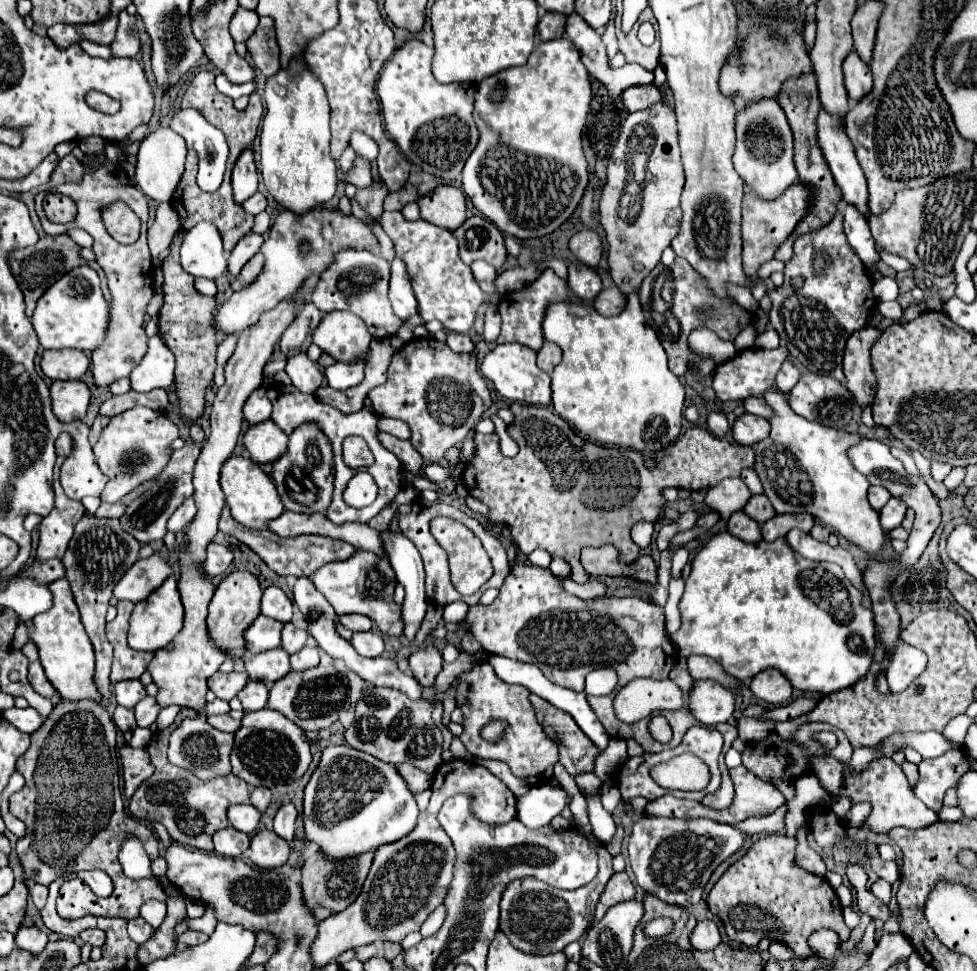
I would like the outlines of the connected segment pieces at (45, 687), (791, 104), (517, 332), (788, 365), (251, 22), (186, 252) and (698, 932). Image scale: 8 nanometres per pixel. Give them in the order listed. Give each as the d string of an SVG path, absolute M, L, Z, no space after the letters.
M32 662L30 668L28 668L28 680L32 684L32 688L42 694L44 698L52 698L56 692L54 692L54 686L46 680L46 674L44 674L44 668L40 662Z
M806 72L806 74L800 74L800 76L792 76L788 78L780 92L776 94L776 102L784 108L786 112L786 118L790 122L790 128L794 132L794 162L796 162L796 170L798 170L798 176L802 178L802 182L814 186L814 192L816 192L816 198L814 198L814 206L810 208L808 216L798 224L798 228L792 232L792 236L786 240L786 244L782 244L782 248L776 252L776 260L782 260L782 262L788 262L792 256L794 256L794 240L802 234L808 234L808 232L816 232L820 230L822 226L826 226L832 216L836 214L838 210L838 202L842 200L842 192L840 188L834 184L834 178L832 178L832 172L816 144L816 132L814 132L814 120L816 120L816 114L820 110L820 98L818 98L818 88L816 88L816 74L814 72Z
M546 270L534 284L518 290L518 292L510 292L504 294L500 304L498 304L498 312L502 316L502 332L498 336L498 344L502 342L520 342L532 350L540 350L542 348L542 314L546 310L546 304L554 302L554 300L568 300L568 284L566 280L558 278L554 274L554 270Z
M784 360L778 376L776 376L776 384L778 388L782 388L782 392L790 392L796 382L800 380L800 370L790 362L790 360Z
M238 8L232 22L230 22L230 34L236 42L246 42L258 26L258 14L254 10Z
M200 222L182 234L180 264L192 276L206 276L214 280L218 276L228 276L226 260L228 256L214 224Z
M714 920L698 922L690 940L696 950L714 950L720 944L720 932L718 932L716 922Z

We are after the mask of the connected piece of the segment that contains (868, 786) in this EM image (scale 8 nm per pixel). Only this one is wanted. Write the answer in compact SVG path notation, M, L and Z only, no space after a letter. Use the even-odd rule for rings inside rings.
M892 758L876 760L858 778L856 776L850 778L850 772L844 772L842 786L840 786L840 796L852 798L852 804L862 802L862 800L870 802L872 804L872 812L866 818L866 826L872 828L872 830L876 830L876 832L890 832L896 826L918 830L918 828L926 828L926 826L930 826L930 824L934 824L938 820L938 816L930 808L926 808L926 804L922 800L918 800L914 796L914 790L910 788L910 784L908 784L902 768L898 764L894 764ZM854 788L858 792L854 792Z

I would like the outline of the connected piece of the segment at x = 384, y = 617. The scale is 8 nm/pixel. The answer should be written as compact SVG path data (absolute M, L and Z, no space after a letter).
M356 550L354 556L340 562L324 564L314 576L314 586L326 596L338 616L342 614L366 614L376 622L376 628L394 638L404 636L404 620L402 620L402 606L394 602L394 588L396 588L396 574L390 566L386 552L374 554L368 550Z

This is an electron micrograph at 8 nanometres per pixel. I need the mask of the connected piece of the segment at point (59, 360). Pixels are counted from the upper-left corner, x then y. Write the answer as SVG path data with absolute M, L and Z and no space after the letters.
M62 350L62 352L44 352L42 354L42 372L52 380L80 380L90 366L90 360L84 352Z

